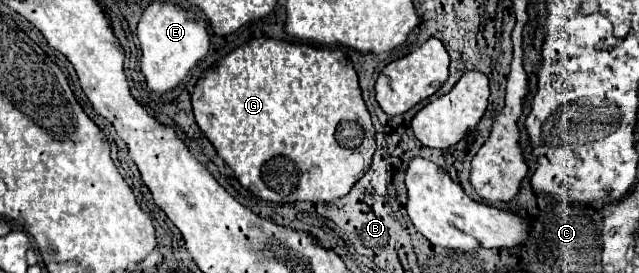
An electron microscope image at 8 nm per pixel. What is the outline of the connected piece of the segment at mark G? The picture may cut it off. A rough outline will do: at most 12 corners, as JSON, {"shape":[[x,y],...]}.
{"shape":[[260,37],[198,79],[242,187],[334,201],[374,125],[344,51]]}

